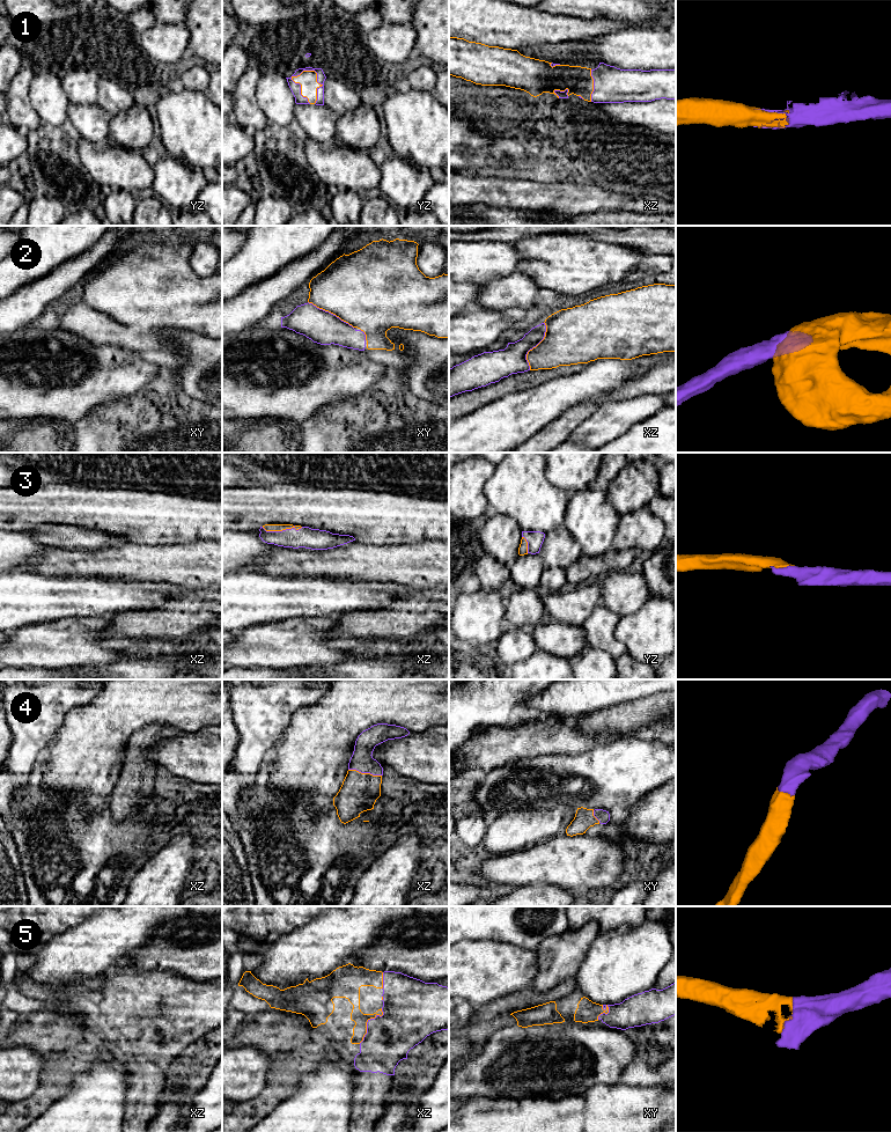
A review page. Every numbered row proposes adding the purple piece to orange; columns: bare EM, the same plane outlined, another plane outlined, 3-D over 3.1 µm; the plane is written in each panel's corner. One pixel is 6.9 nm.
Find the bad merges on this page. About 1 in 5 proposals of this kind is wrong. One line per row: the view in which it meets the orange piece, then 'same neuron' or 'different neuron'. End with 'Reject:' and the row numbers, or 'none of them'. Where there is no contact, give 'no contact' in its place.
1: meets orange in yz; same neuron
2: meets orange in xz; same neuron
3: meets orange in xz; same neuron
4: meets orange in xz; same neuron
5: meets orange in xz; same neuron
Reject: none of them

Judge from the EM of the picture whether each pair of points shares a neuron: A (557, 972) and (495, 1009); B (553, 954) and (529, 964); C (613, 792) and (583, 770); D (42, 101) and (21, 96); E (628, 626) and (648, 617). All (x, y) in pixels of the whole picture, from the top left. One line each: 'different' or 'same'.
A: different
B: different
C: same
D: different
E: same

